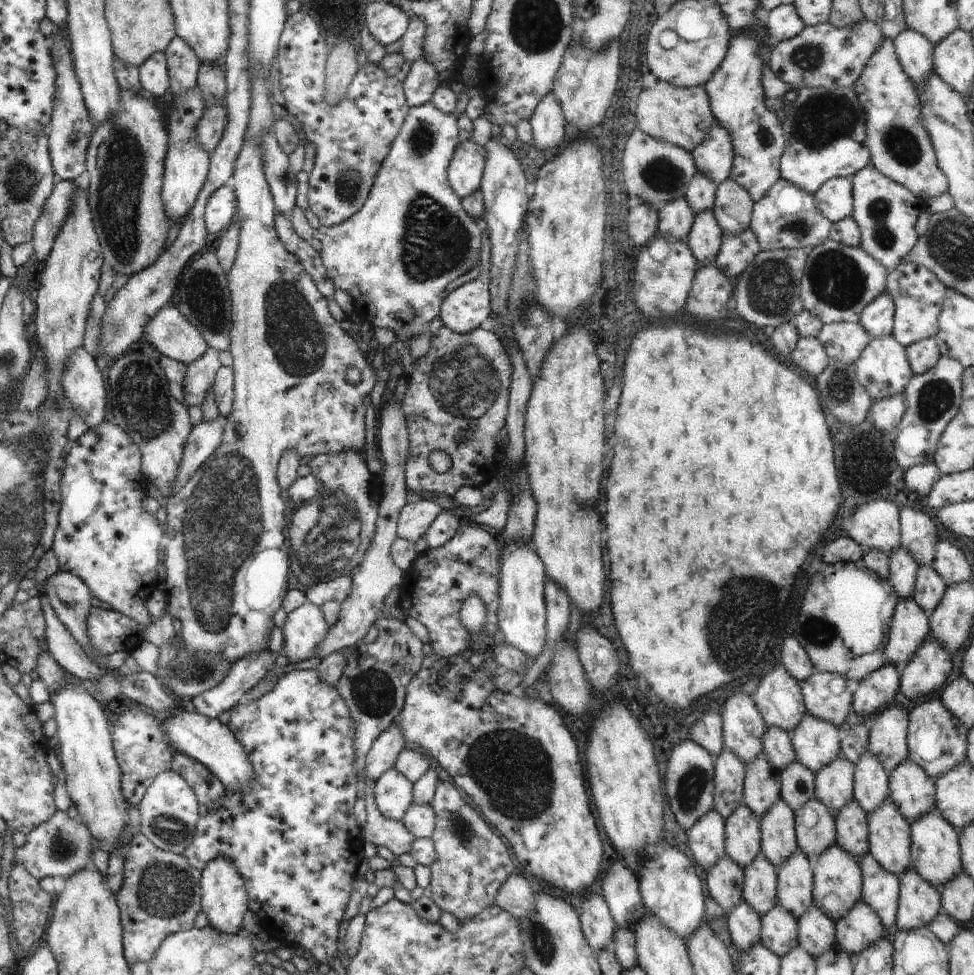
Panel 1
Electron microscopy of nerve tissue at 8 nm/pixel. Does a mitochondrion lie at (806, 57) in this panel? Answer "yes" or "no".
yes

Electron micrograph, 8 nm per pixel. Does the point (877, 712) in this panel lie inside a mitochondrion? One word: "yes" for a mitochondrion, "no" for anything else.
no

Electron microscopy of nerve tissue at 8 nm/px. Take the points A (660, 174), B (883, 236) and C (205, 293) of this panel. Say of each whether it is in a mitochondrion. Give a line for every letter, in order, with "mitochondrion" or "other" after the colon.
A: mitochondrion
B: mitochondrion
C: mitochondrion

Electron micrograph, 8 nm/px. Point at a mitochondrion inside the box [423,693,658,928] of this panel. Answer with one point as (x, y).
(512, 769)

